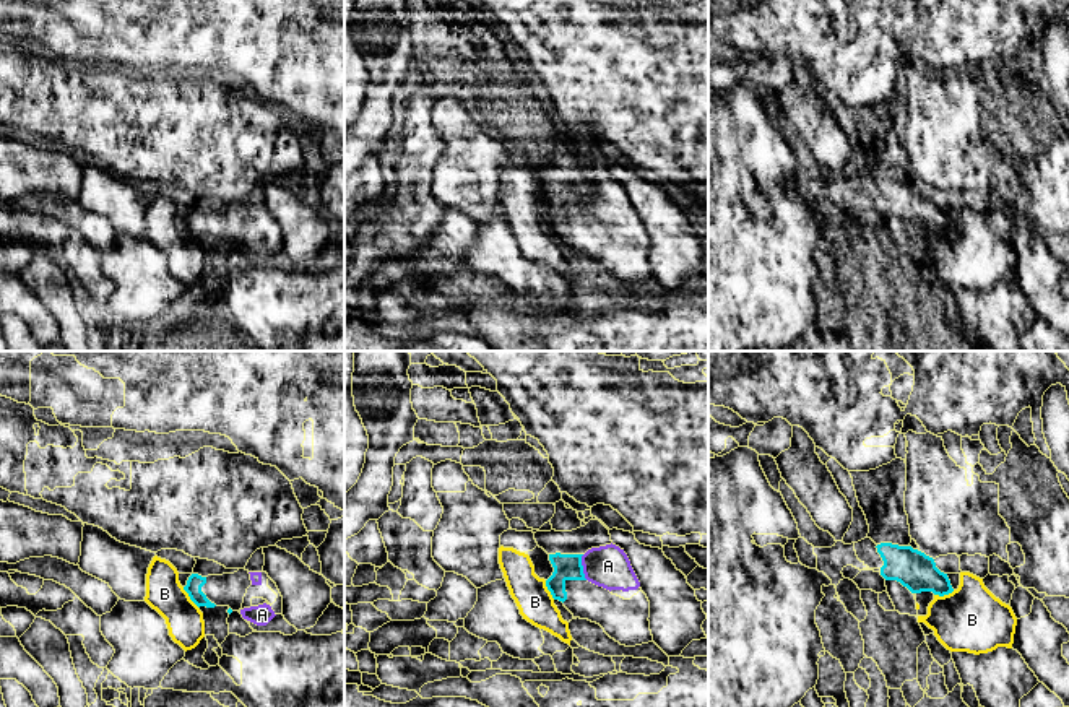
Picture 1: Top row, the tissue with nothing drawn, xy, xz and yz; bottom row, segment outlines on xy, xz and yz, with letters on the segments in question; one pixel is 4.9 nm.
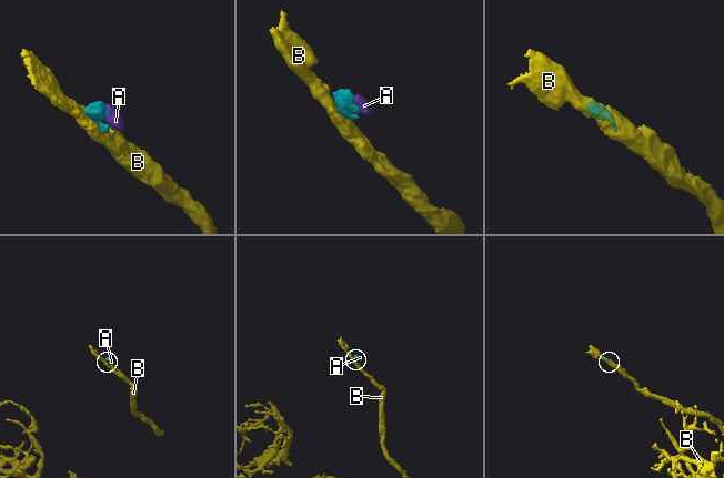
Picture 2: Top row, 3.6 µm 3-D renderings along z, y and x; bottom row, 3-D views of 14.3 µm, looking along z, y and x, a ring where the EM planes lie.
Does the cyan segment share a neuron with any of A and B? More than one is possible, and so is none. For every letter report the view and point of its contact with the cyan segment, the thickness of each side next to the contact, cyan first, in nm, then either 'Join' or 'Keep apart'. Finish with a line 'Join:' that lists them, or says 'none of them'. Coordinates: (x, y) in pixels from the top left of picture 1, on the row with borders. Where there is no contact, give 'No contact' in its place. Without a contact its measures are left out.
A: Touches cyan at xz (582, 568). Thickness 130 nm (cyan) against 220 nm. Join
B: Touches cyan at xy (190, 598). Thickness 80 nm (cyan) against 190 nm. Keep apart
Join: A

